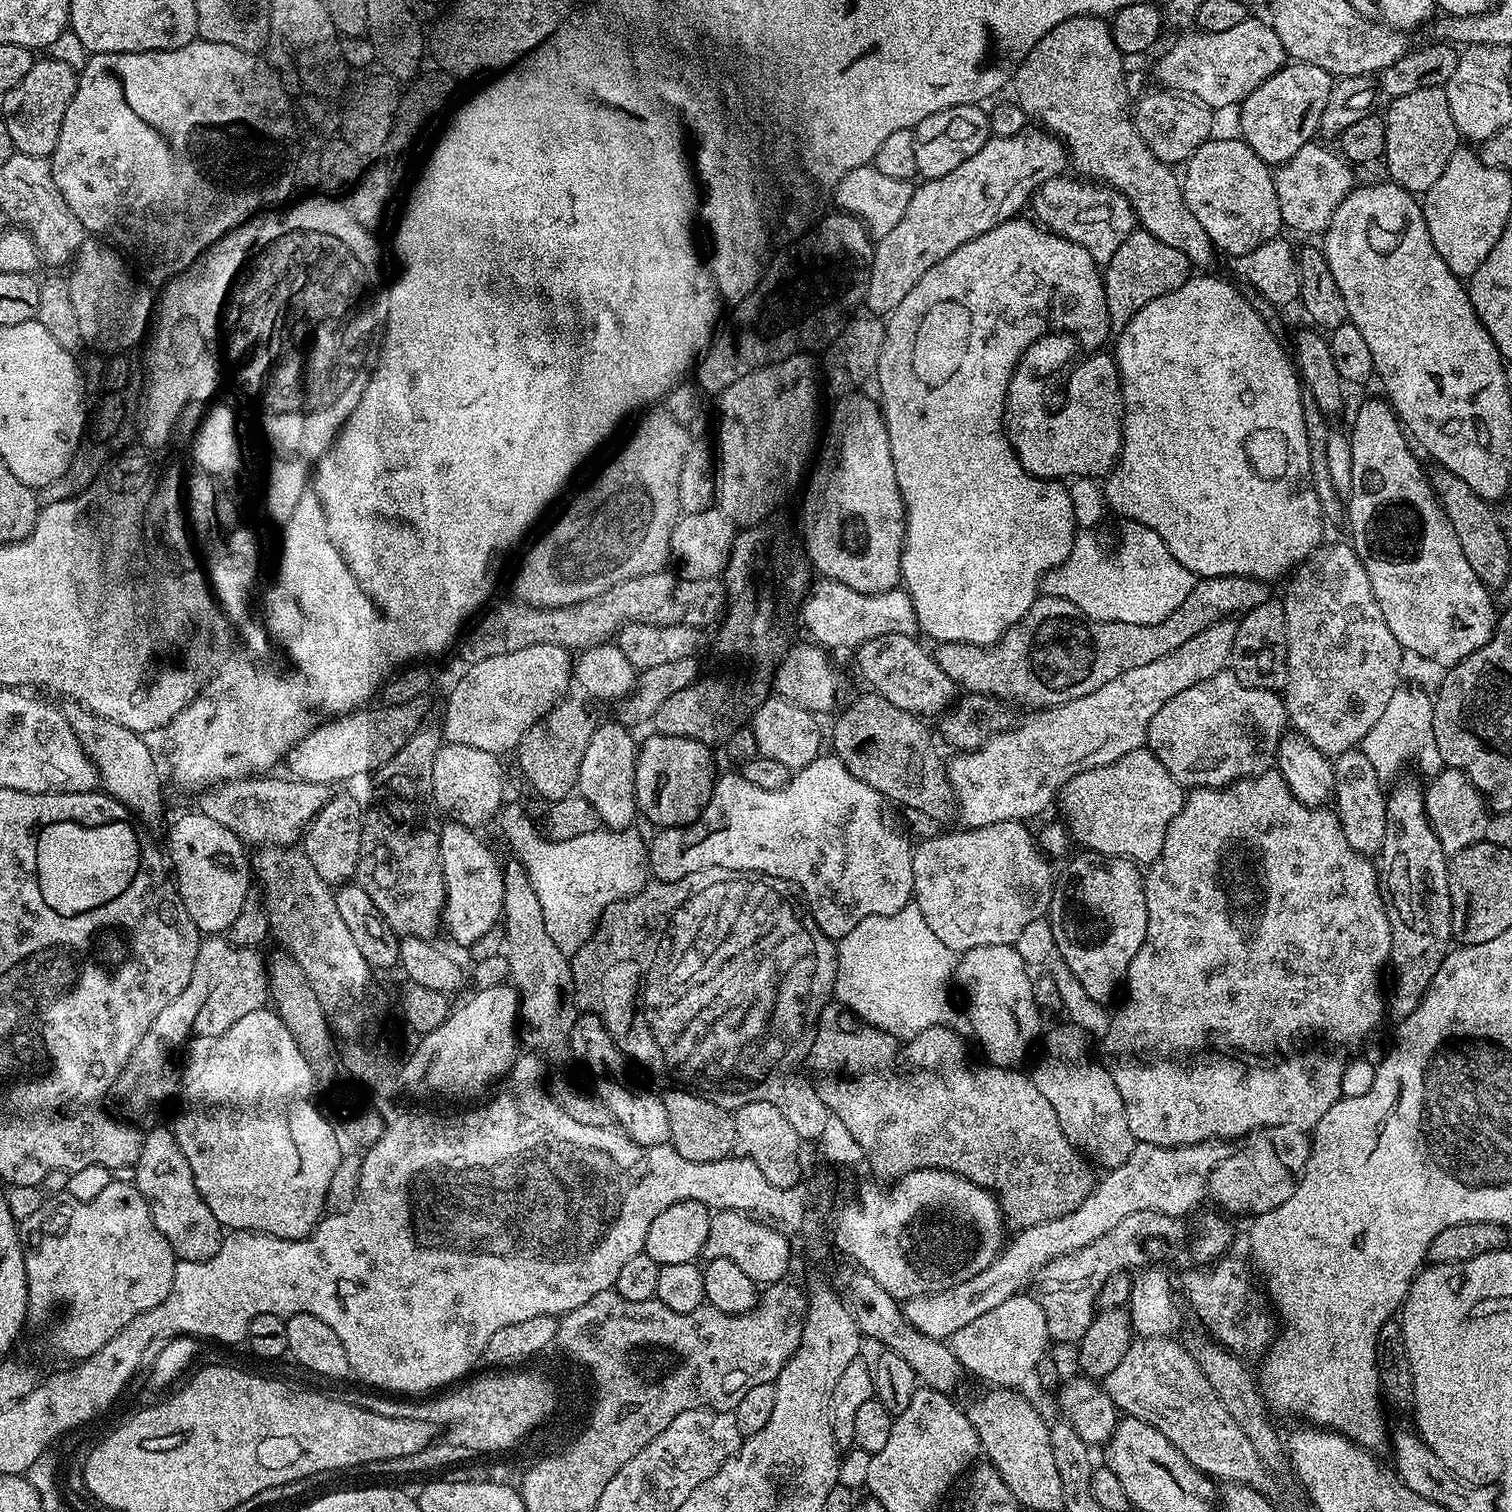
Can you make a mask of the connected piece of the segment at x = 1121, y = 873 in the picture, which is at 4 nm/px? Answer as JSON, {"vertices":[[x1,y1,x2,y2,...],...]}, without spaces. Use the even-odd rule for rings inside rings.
{"vertices":[[1087,850,1079,854,1081,856,1073,855,1067,861,1069,864,1065,866,1061,876,1059,873,1055,877,1052,903,1048,906,1046,919,1052,923,1059,959,1074,972,1074,976,1082,982,1082,987,1095,1002,1107,1005,1108,999,1116,991,1119,993,1127,981,1130,962,1134,962,1134,954,1138,954,1146,938,1145,873,1137,861,1127,860,1122,856,1103,856,1101,852],[1076,900,1080,903,1080,912,1084,916,1076,916]]}

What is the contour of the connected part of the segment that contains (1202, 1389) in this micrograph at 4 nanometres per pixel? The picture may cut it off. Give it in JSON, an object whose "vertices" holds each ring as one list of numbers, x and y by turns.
{"vertices":[[1168,1336,1133,1339,1122,1361,1103,1377,1104,1391,1119,1411,1154,1426,1170,1439,1192,1467,1204,1475,1224,1482,1245,1484,1263,1495,1274,1496,1278,1490,1277,1477,1258,1458,1256,1449,1200,1370,1195,1355,1172,1339]]}

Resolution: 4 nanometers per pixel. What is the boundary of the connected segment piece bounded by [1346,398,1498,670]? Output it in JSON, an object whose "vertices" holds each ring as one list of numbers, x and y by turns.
{"vertices":[[1379,399,1366,401,1357,410,1356,421,1350,427,1354,470,1352,493,1346,498,1346,528,1352,531,1351,546,1370,578,1374,598,1382,610,1382,618,1386,618,1386,626,1390,626,1390,634,1398,638,1405,653,1413,652,1447,670,1486,646,1496,630,1498,608,1492,605,1493,593,1474,574,1470,562,1466,562,1462,542,1458,542,1458,534,1454,534,1454,526,1450,526,1450,518,1446,518,1446,510,1432,489,1429,473,1426,468,1424,472,1419,458,1412,453,1413,445,1399,416,1387,399]]}

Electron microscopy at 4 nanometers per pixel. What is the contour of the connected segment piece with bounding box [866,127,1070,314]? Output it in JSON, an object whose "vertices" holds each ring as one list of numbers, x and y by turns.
{"vertices":[[1031,128,1013,136,992,136,986,146,982,146,982,150,974,154,974,158,966,158,966,162,962,162,958,170,950,170,950,174,942,174,942,178,924,180,921,188,919,185,913,191,910,206,902,222,898,222,898,226,894,226,890,234,879,237,876,244,876,257,872,263,872,278,866,301,866,308,872,311,869,313,892,313,902,302,902,298,906,298,906,294,910,294,910,290,914,290,914,286,922,282,922,276,932,266,938,266,942,258,950,258,954,250,986,234,994,226,1019,217,1023,213,1020,211,1023,208,1025,211,1026,205,1036,195,1037,190,1047,180,1061,175,1065,171,1064,167,1069,167,1070,157,1063,143,1047,130]]}

